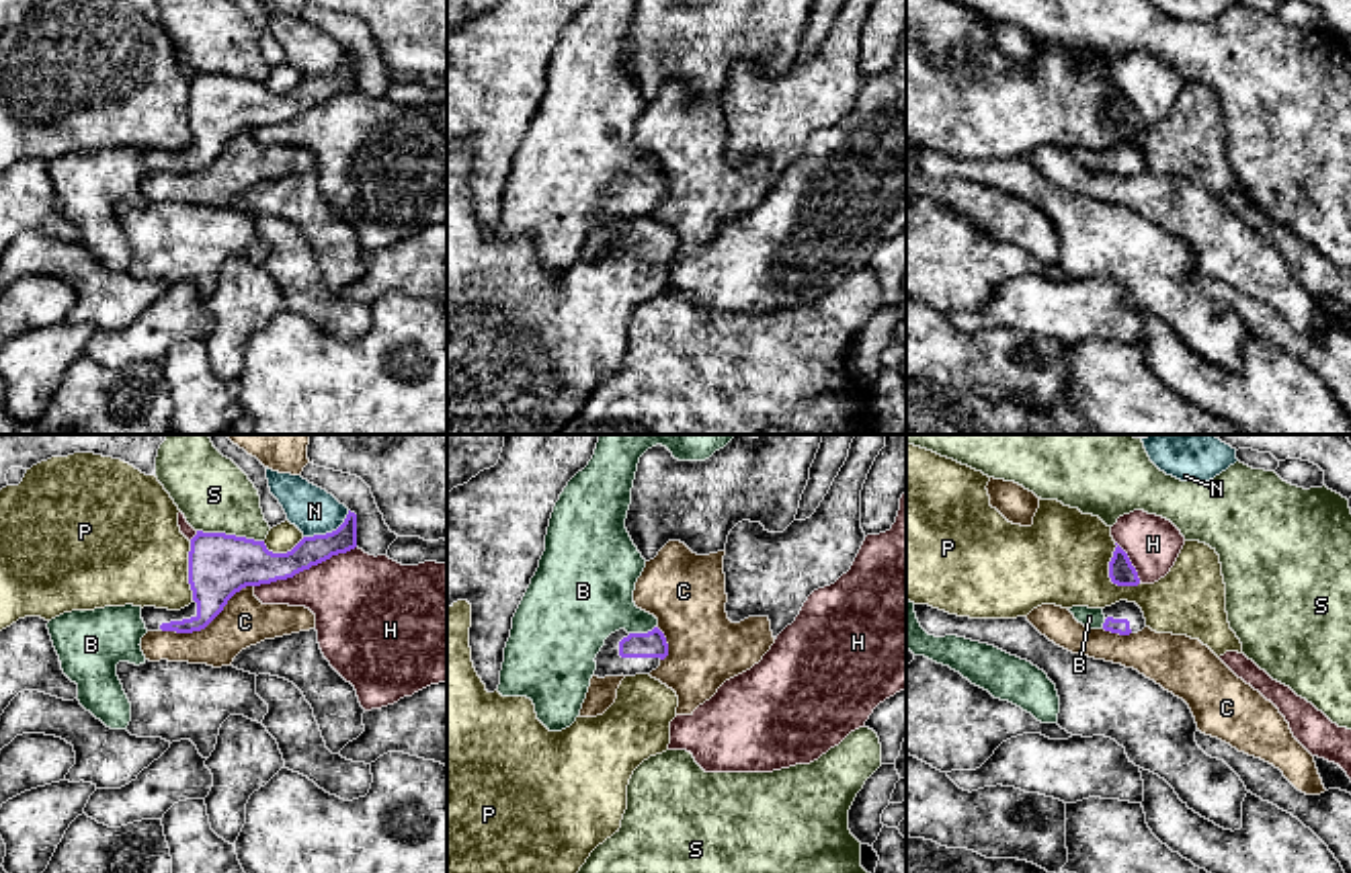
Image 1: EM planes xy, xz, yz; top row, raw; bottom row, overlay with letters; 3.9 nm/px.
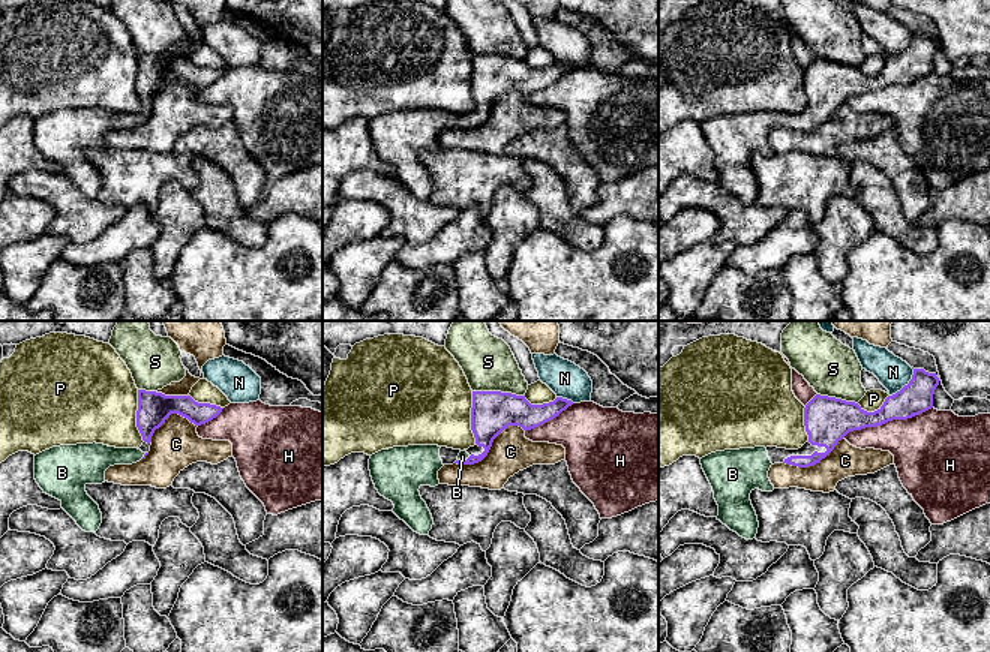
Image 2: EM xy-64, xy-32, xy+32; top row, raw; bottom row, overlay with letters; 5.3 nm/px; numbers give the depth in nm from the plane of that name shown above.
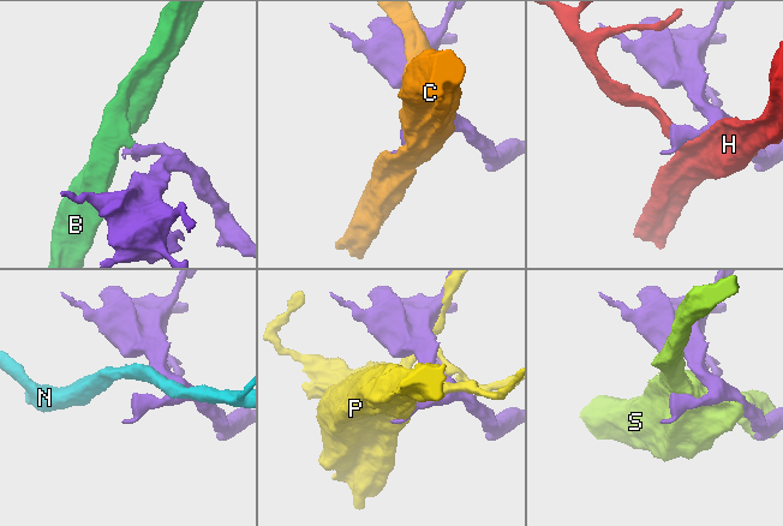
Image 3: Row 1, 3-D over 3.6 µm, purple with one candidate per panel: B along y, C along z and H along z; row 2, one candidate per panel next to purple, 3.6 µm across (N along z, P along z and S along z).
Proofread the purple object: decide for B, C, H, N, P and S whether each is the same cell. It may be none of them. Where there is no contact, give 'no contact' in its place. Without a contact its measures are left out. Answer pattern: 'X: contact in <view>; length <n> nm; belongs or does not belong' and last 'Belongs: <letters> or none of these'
B: contact in xz; length 110 nm; belongs
C: contact in xy; length 400 nm; does not belong
H: contact in xy; length 440 nm; does not belong
N: contact in xy; length 220 nm; does not belong
P: contact in yz; length 200 nm; does not belong
S: contact in xy; length 260 nm; does not belong
Belongs: B

